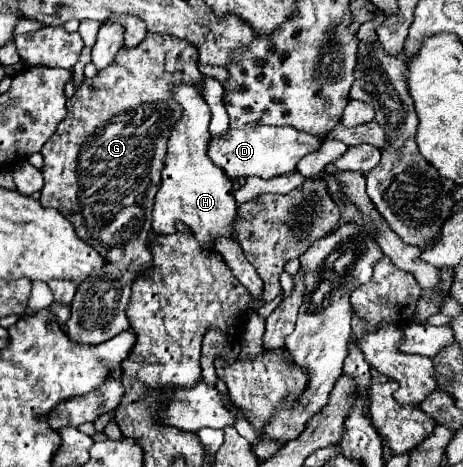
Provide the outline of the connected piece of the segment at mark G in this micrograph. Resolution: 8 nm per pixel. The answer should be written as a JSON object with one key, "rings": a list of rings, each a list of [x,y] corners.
{"rings":[[[148,32],[136,48],[122,48],[112,68],[84,80],[76,94],[66,102],[68,116],[40,150],[44,156],[44,188],[40,204],[64,214],[72,222],[76,234],[110,262],[108,268],[102,268],[92,280],[84,280],[76,290],[72,308],[86,308],[84,314],[72,314],[68,322],[70,340],[76,344],[96,346],[130,328],[126,316],[130,286],[138,276],[146,276],[152,270],[152,252],[148,252],[152,204],[162,184],[160,174],[168,152],[168,138],[182,116],[182,106],[174,100],[172,88],[182,84],[194,86],[200,94],[204,92],[204,74],[198,70],[196,48],[176,36]]]}

